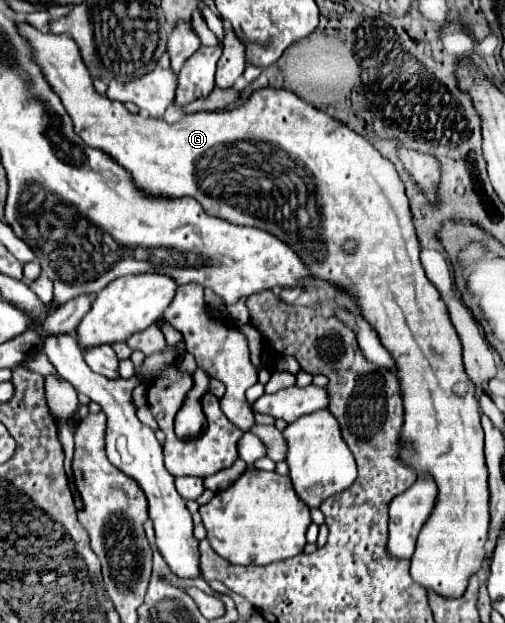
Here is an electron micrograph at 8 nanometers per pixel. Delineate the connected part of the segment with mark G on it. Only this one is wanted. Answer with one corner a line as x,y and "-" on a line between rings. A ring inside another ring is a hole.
19,22
19,32
23,34
23,38
27,38
31,50
33,50
33,60
41,66
43,74
47,76
47,82
51,84
51,88
55,90
55,94
61,98
67,114
71,116
73,124
75,124
75,132
79,132
79,136
85,140
87,146
91,148
99,148
103,150
107,156
111,156
117,164
121,164
121,168
125,168
131,176
131,180
135,180
135,186
145,192
147,196
163,196
163,198
183,198
183,196
191,196
195,198
203,210
209,216
217,216
217,218
225,218
233,224
241,224
241,226
255,226
261,230
267,230
271,234
275,234
277,238
281,238
285,244
289,244
301,258
303,262
309,266
309,270
329,282
335,282
343,288
347,288
351,294
355,294
359,298
359,306
363,316
371,322
371,326
377,330
379,340
383,342
383,346
391,352
391,356
397,362
397,370
399,370
399,380
401,380
401,392
403,392
403,406
405,406
405,424
403,424
403,444
409,444
409,450
403,450
401,456
415,466
417,474
431,474
437,482
439,488
439,496
437,496
437,504
435,510
431,514
431,518
427,520
427,524
423,526
419,540
417,540
417,550
411,558
411,578
421,584
423,588
431,588
441,596
461,596
463,590
469,584
469,578
479,572
483,558
485,558
485,542
487,542
487,534
489,534
489,488
487,488
487,466
485,466
485,456
483,456
483,428
481,428
481,410
479,410
479,402
475,398
475,386
473,382
467,378
465,368
463,368
463,358
461,358
461,342
459,336
449,320
449,312
445,302
439,296
439,290
427,280
421,260
419,260
419,240
415,236
415,228
411,222
411,210
409,210
409,200
405,196
405,186
393,166
391,160
383,158
363,136
359,136
357,132
349,130
343,122
339,122
337,118
325,114
323,110
313,108
311,104
305,104
303,100
299,100
293,92
283,90
283,88
261,88
255,90
241,106
235,106
233,110
223,110
223,112
197,112
197,114
187,114
183,116
179,122
165,122
163,118
143,118
139,114
131,114
121,102
109,100
107,96
101,96
93,90
93,82
91,76
79,56
79,48
77,44
69,38
69,36
55,36
55,34
45,34
33,26
29,26
27,22
-
351,238
357,242
357,252
355,254
347,254
343,252
343,244
345,240
-
457,384
465,384
465,394
459,396
457,394

